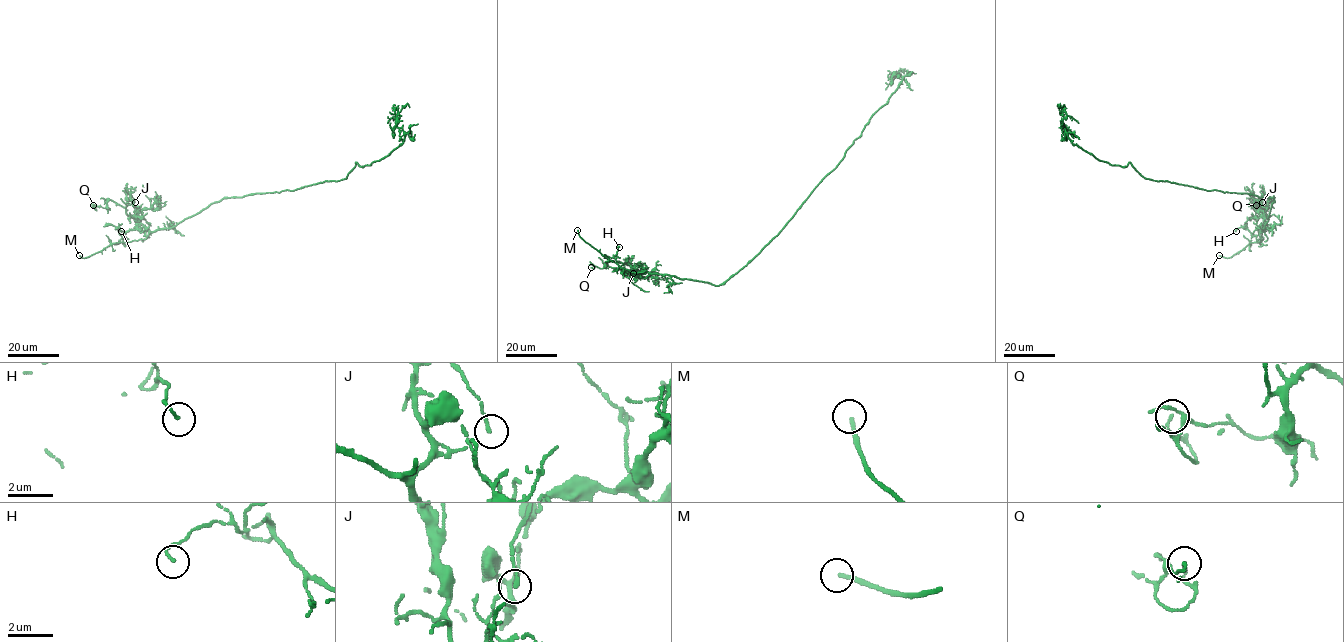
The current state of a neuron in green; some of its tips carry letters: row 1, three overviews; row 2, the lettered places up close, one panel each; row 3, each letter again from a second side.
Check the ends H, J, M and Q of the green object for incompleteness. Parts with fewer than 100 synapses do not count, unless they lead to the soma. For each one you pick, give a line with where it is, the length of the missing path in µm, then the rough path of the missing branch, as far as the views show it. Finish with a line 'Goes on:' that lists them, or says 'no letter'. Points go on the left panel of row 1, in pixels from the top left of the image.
M: Place: (79, 255). Missing length about 10 µm
Goes on: M

